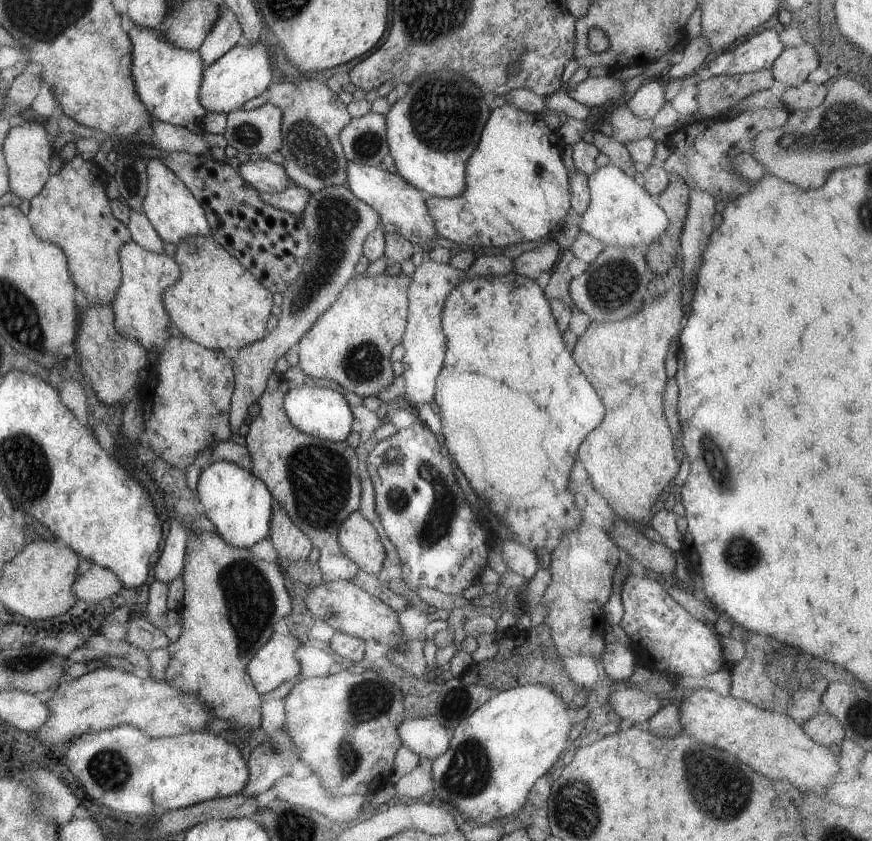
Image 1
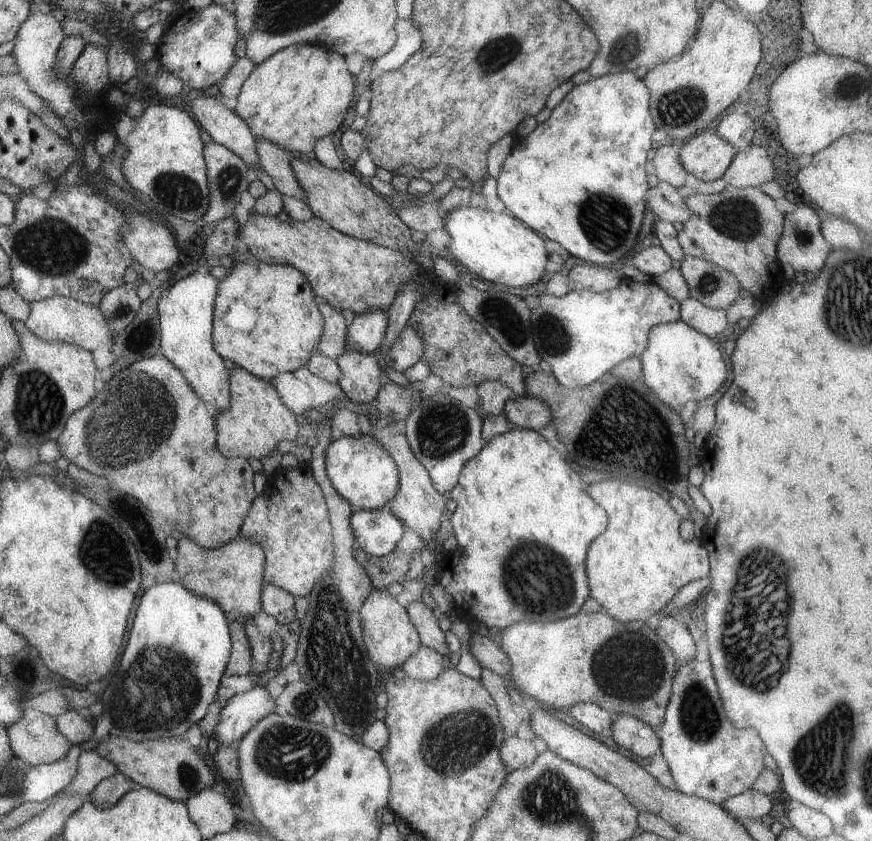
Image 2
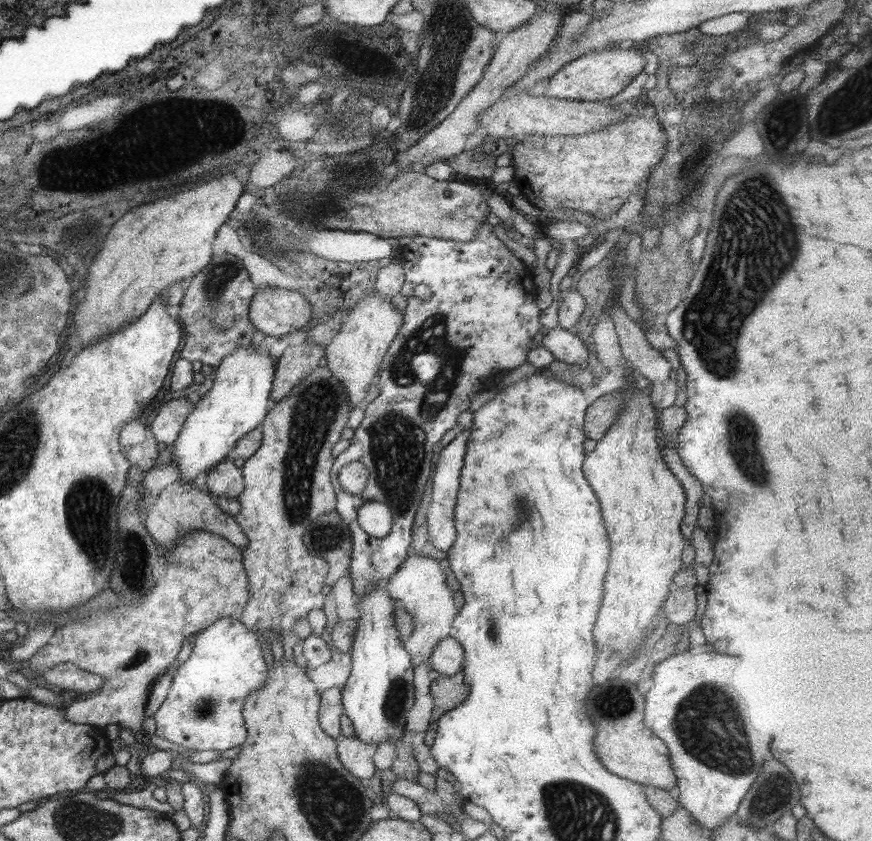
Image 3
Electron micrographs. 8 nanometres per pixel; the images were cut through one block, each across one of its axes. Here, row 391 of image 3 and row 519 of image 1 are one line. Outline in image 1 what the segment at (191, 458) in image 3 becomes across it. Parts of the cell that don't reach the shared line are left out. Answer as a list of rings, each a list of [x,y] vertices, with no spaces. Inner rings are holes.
[[[209,462],[200,470],[196,484],[197,498],[204,508],[205,518],[213,524],[219,538],[229,546],[249,549],[268,536],[273,498],[267,486],[251,471],[231,462]]]

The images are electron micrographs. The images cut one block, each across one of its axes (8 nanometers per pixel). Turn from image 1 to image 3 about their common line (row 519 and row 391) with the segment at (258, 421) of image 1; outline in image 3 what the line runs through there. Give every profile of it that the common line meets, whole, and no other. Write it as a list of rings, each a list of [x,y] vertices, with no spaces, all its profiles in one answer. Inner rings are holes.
[[[315,367],[299,384],[293,386],[284,399],[271,402],[262,420],[261,444],[240,468],[244,487],[236,498],[240,509],[234,520],[247,538],[241,562],[247,575],[249,600],[234,617],[257,637],[263,637],[269,649],[268,628],[273,629],[281,641],[281,631],[290,631],[293,624],[305,620],[311,610],[322,609],[325,596],[321,594],[321,586],[324,585],[329,568],[325,560],[307,549],[303,536],[312,521],[334,510],[336,498],[330,483],[330,470],[334,459],[331,457],[331,448],[341,438],[350,409],[347,393],[337,377],[333,377],[327,367]]]

